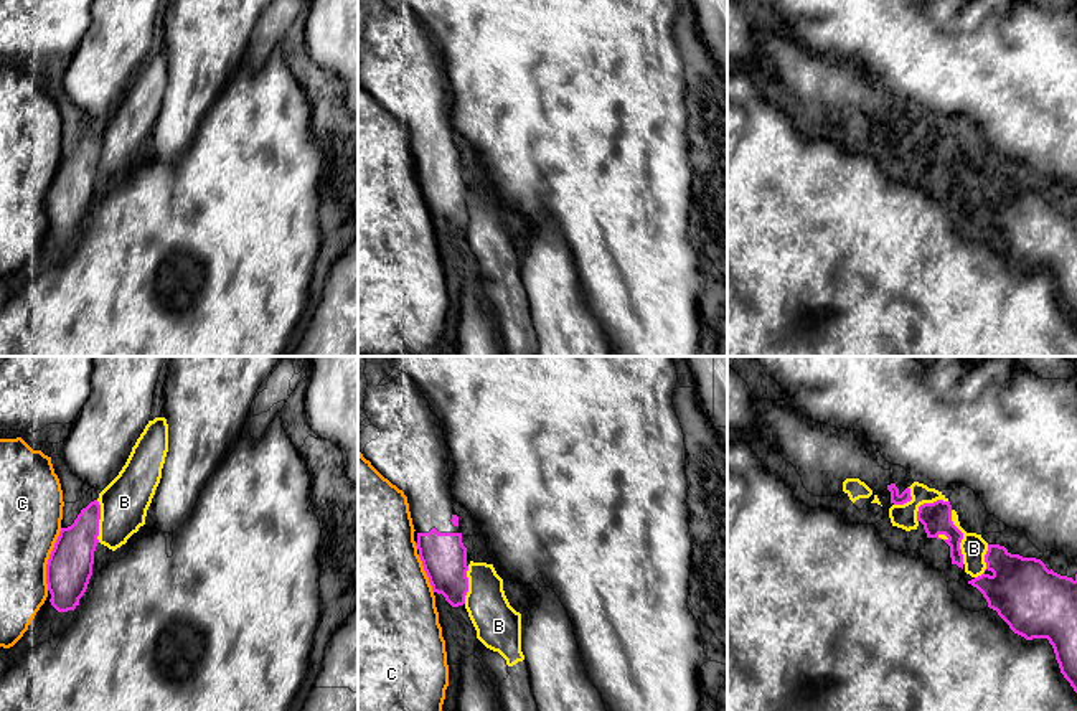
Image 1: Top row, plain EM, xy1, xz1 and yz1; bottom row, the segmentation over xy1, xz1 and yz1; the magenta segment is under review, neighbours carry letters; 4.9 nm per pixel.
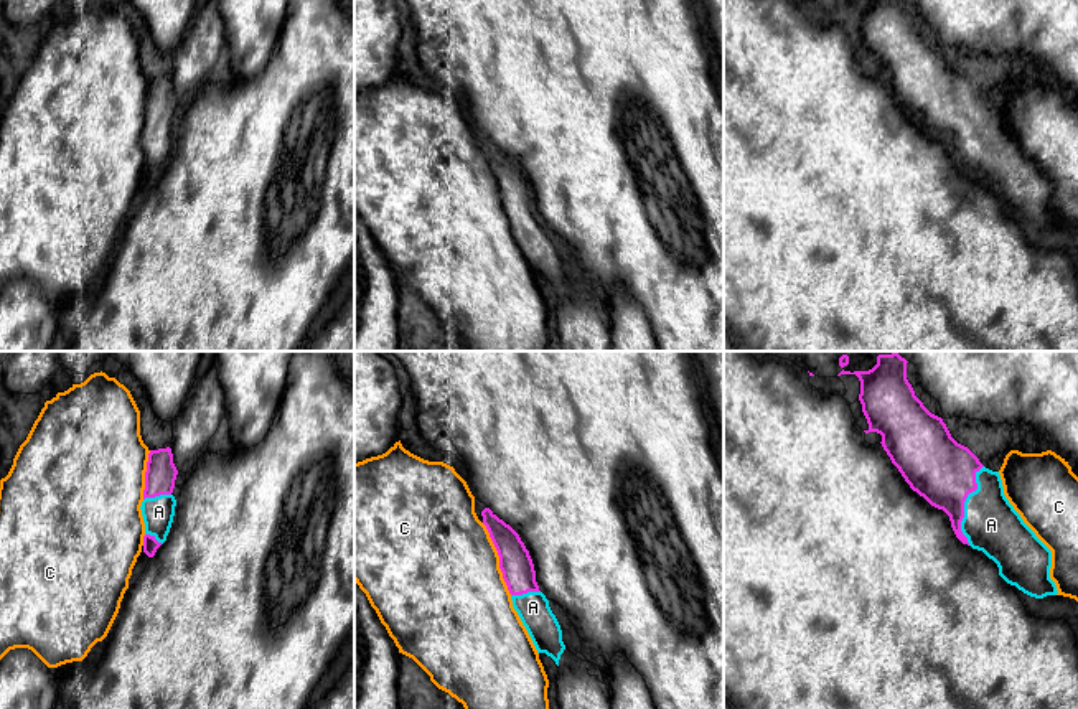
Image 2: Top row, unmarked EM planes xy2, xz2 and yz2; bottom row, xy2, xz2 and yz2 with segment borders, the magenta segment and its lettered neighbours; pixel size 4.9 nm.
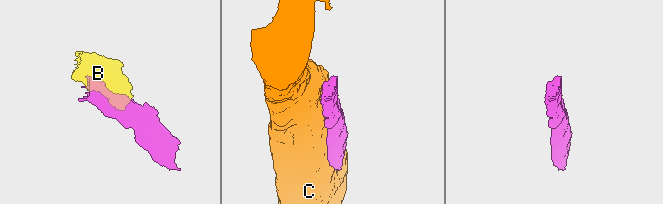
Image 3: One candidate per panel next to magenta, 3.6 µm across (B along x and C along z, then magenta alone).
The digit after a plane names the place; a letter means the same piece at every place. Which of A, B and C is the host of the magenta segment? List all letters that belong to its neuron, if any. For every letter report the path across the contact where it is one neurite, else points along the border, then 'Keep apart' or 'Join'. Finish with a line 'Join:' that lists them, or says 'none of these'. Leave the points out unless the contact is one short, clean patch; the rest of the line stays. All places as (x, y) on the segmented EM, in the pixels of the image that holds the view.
A: Path across: yz2 (937, 467), (963, 493), (963, 505), (971, 505), (991, 525). Join
B: Keep apart
C: Keep apart
Join: A

